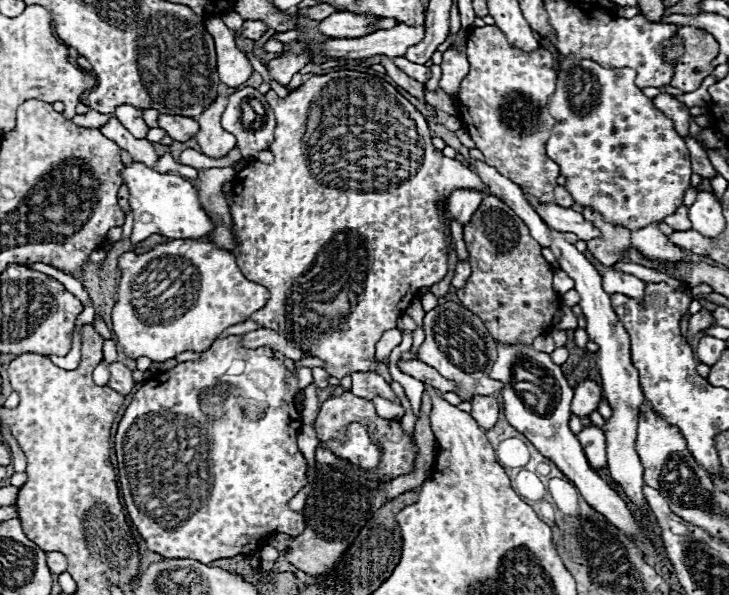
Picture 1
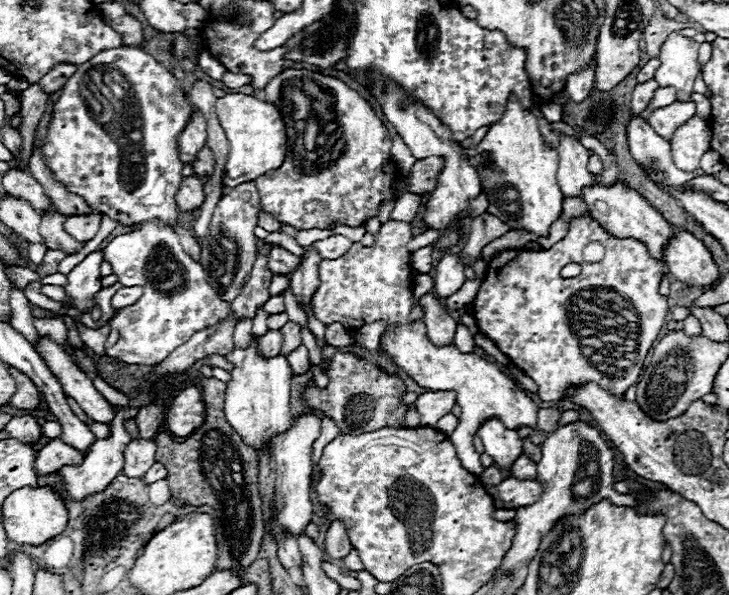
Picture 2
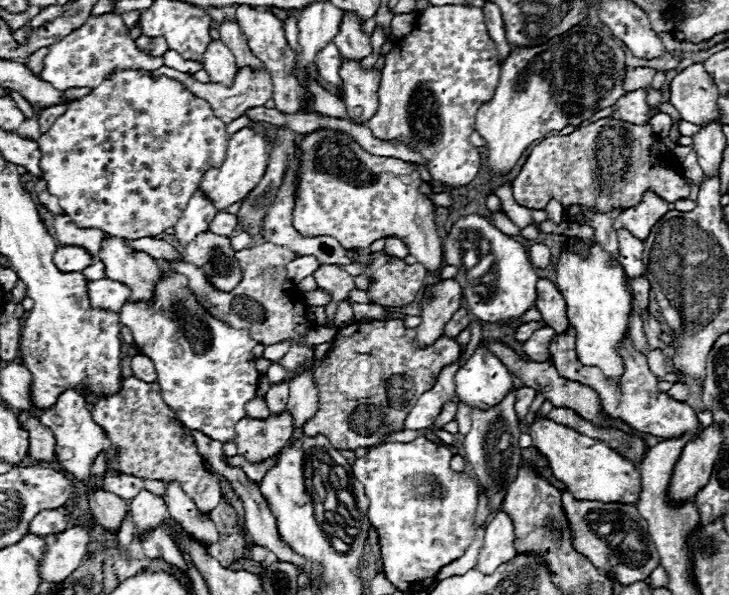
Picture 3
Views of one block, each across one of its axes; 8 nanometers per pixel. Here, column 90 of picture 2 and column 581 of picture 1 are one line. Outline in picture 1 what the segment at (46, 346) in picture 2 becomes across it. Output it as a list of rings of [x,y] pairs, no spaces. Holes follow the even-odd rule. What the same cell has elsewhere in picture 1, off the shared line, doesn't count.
[[[580,380],[574,386],[574,400],[572,400],[572,414],[578,418],[588,418],[602,400],[602,388],[592,380]]]

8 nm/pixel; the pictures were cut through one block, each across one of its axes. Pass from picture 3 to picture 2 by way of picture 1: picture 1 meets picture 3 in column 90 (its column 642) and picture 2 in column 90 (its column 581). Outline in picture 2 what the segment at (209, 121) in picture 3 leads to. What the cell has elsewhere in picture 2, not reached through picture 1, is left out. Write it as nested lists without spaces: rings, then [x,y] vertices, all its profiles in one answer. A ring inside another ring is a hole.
[[[120,46],[120,48],[110,48],[110,50],[102,50],[100,54],[96,54],[92,60],[88,60],[86,64],[78,66],[78,70],[68,78],[68,82],[64,84],[64,90],[56,102],[56,110],[54,110],[54,116],[50,120],[50,126],[48,126],[48,132],[46,132],[46,138],[44,138],[44,164],[54,172],[56,180],[60,180],[68,192],[74,192],[78,196],[84,198],[84,202],[96,210],[96,212],[102,212],[102,214],[108,214],[112,220],[120,222],[120,224],[138,224],[138,222],[148,222],[148,220],[154,220],[154,218],[160,218],[164,220],[166,224],[170,224],[178,236],[180,236],[180,242],[182,242],[182,248],[188,256],[192,256],[192,260],[200,262],[200,244],[196,242],[196,238],[192,236],[190,230],[184,230],[176,224],[176,216],[178,216],[178,206],[176,206],[176,200],[174,200],[174,194],[176,194],[176,188],[180,186],[180,180],[182,180],[182,160],[178,158],[178,144],[176,144],[176,136],[182,132],[184,124],[188,122],[190,118],[190,112],[192,112],[192,104],[188,100],[188,96],[184,94],[184,90],[178,86],[178,80],[166,70],[162,68],[150,54],[146,54],[144,50],[140,48],[134,48],[134,46]]]

